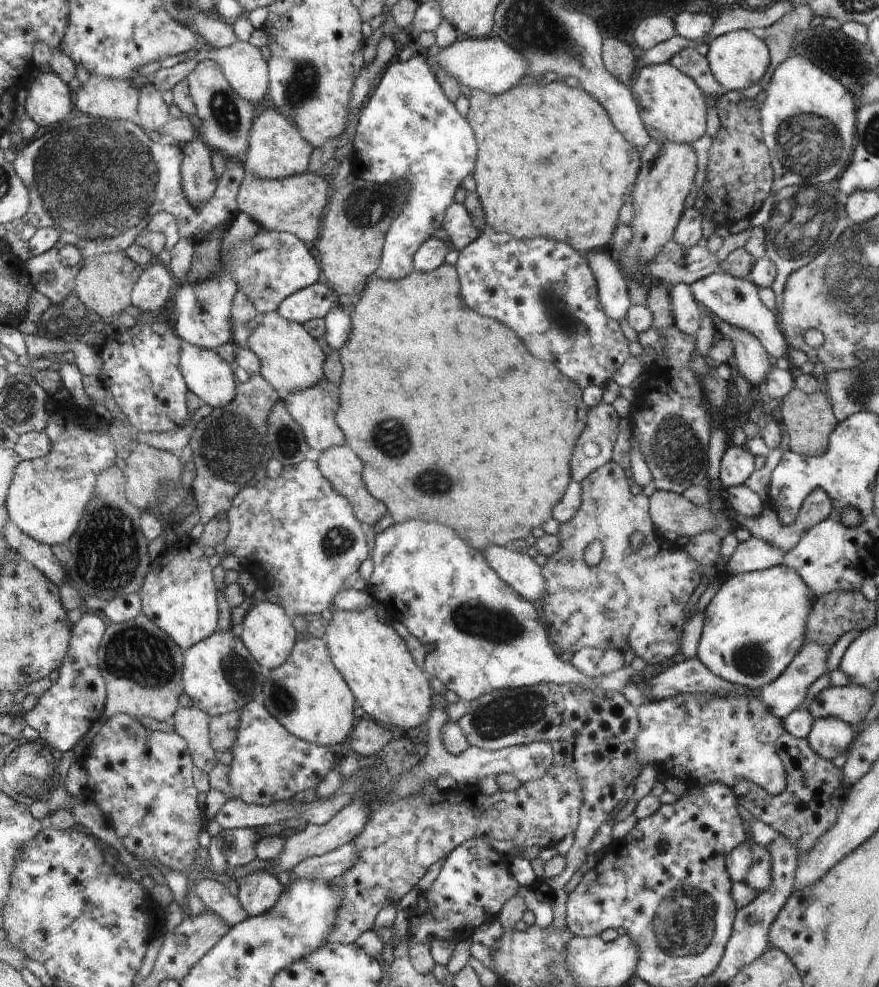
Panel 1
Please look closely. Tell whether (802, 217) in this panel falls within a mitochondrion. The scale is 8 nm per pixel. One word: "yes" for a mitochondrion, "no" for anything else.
yes

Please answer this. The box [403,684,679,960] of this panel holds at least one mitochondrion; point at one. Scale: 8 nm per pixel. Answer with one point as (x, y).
(507, 714)

